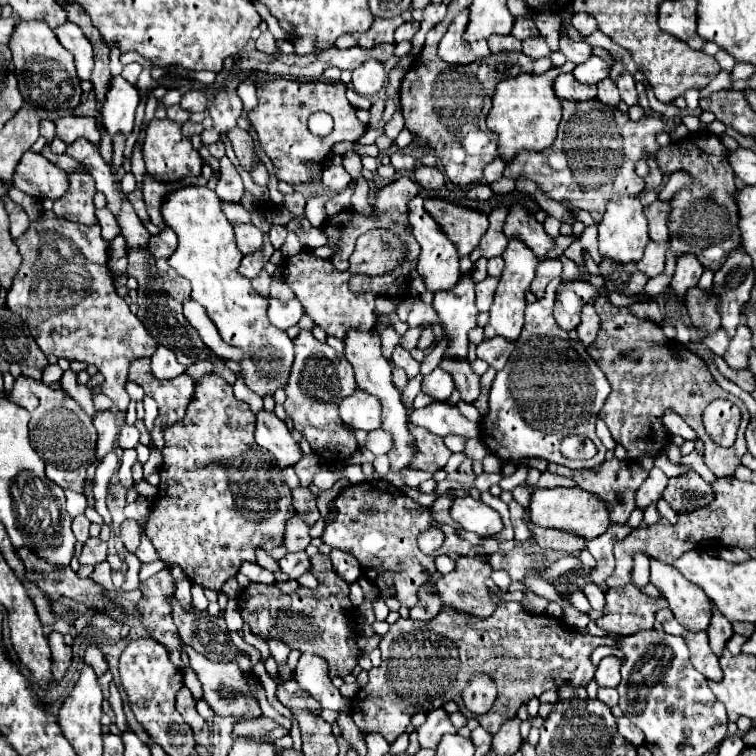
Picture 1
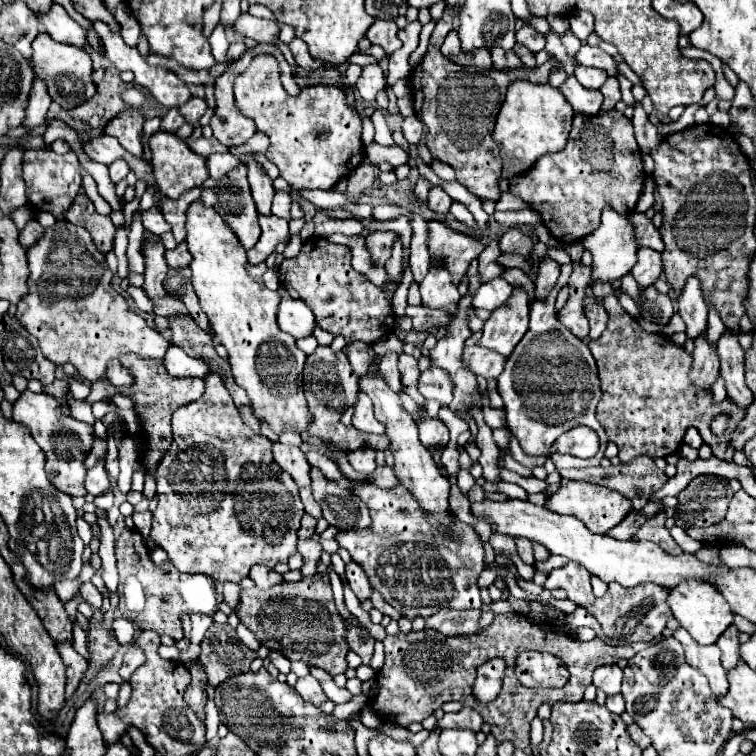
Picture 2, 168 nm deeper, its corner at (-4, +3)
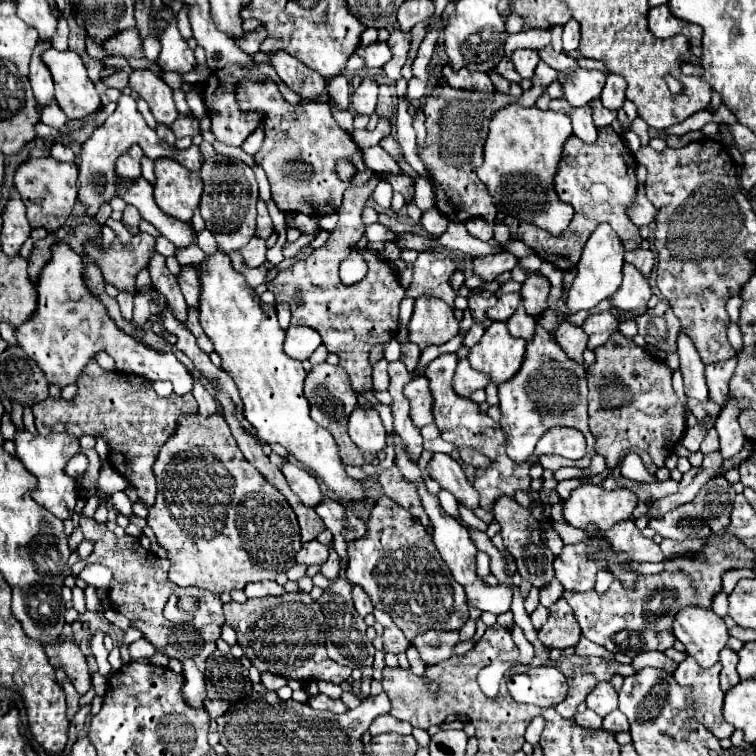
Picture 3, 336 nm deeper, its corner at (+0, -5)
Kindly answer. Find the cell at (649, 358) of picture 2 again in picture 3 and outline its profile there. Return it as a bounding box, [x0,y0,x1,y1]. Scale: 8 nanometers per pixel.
[587,332,687,468]

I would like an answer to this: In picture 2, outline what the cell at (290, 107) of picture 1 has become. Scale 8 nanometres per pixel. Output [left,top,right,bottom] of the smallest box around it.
[235,56,365,190]

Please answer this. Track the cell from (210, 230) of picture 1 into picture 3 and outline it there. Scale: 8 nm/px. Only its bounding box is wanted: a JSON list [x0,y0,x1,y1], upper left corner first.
[199,252,363,500]

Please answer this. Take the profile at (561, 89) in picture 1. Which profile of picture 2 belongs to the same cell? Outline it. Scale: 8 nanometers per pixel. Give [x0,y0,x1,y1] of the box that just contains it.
[559,76,603,116]

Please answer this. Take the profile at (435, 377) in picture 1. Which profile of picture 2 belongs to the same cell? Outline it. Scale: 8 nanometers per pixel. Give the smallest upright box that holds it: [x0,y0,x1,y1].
[419,366,453,406]

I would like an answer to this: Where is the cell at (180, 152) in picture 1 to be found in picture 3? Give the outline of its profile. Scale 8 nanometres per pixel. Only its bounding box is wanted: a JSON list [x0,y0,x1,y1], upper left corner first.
[153,158,203,222]

